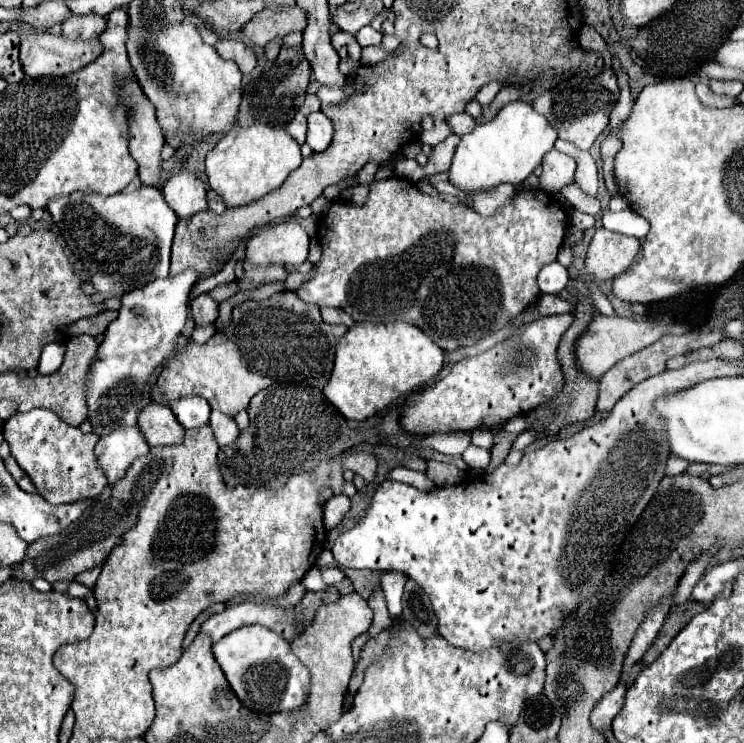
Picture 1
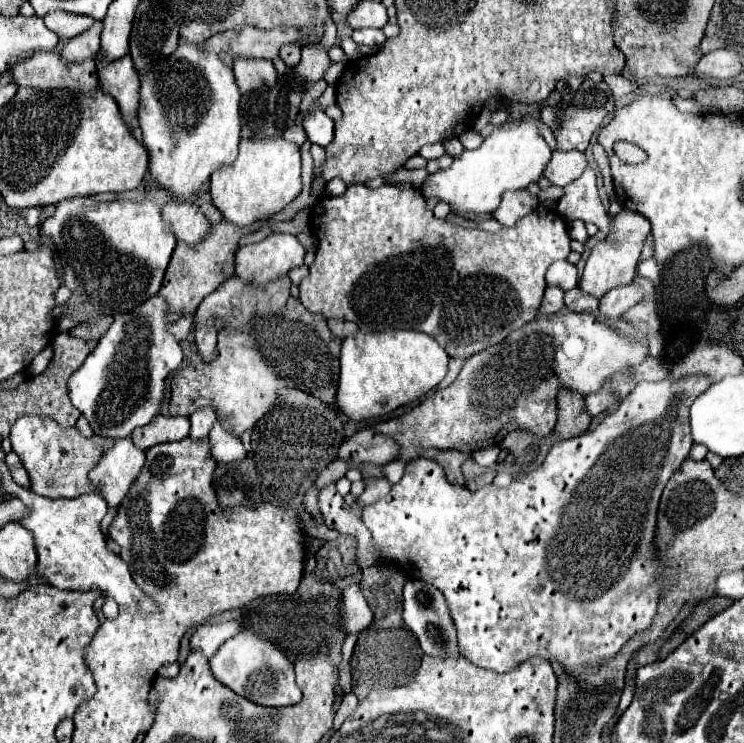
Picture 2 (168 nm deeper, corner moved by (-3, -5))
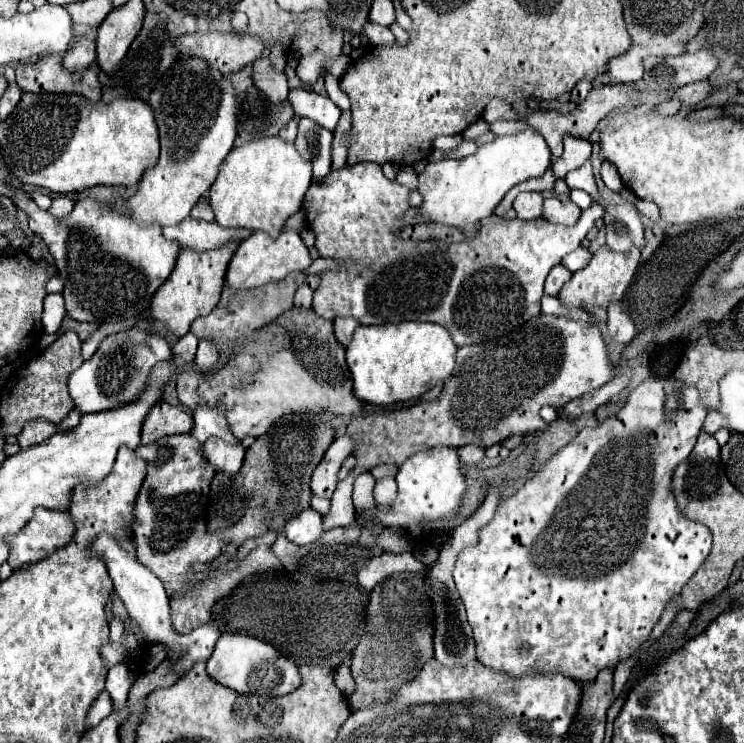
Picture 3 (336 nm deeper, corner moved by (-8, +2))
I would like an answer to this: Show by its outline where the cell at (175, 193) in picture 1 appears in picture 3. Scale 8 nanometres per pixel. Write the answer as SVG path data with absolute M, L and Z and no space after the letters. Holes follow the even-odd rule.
M186 217L176 225L164 227L164 237L174 239L182 247L196 251L216 249L232 239L246 239L248 235L252 235L251 230L220 227L218 223L198 221L194 217Z

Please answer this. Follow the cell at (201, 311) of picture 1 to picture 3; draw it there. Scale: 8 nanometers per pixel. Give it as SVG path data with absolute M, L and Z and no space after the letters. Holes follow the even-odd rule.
M202 339L198 345L198 353L194 357L194 363L200 371L210 371L218 363L218 347L212 341Z

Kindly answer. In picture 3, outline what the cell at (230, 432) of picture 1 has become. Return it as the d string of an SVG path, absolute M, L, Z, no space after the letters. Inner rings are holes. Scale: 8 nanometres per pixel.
M210 437L204 443L204 457L216 467L216 471L224 473L238 473L244 463L246 449L242 443L228 443L220 437Z

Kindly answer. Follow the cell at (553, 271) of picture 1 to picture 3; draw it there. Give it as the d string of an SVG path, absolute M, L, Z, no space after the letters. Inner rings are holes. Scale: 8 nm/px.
M578 247L576 251L568 253L568 255L562 259L562 265L564 265L568 271L572 271L572 273L574 273L574 271L578 271L578 269L586 267L590 259L592 259L592 255L588 253L588 249L584 249L584 247Z

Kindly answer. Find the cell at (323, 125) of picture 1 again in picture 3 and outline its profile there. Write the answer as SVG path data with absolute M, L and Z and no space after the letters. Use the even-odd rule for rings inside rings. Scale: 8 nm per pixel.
M294 89L288 95L296 117L308 117L322 125L328 131L336 131L338 119L340 119L340 109L328 99L318 93L310 93L304 89Z

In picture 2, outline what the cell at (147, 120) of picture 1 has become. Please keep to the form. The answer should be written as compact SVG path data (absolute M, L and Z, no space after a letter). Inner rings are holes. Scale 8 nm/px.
M97 54L95 62L101 90L117 100L125 122L131 124L131 118L137 114L139 108L139 76L133 68L131 56L107 62L101 54Z

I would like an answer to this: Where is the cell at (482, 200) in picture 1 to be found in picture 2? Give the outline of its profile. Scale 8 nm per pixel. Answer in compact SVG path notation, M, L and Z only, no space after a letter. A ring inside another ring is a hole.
M517 190L517 192L505 192L501 206L495 210L493 218L499 220L503 226L513 226L517 220L527 216L539 206L539 200L531 196L527 190Z

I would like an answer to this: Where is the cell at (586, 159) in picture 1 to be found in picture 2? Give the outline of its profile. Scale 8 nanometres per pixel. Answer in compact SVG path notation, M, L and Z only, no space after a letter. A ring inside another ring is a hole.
M587 166L577 180L563 188L563 196L559 198L557 210L563 220L571 222L579 218L583 222L593 222L605 236L609 236L613 216L603 208L595 180L595 172L591 170L591 166Z

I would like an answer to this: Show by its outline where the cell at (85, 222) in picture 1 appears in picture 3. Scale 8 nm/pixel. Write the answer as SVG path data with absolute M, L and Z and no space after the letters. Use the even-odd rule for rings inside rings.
M12 189L16 195L12 201L18 209L24 209L30 219L30 231L42 237L42 241L48 245L58 275L64 279L64 301L66 301L66 317L74 321L86 321L86 323L118 323L128 321L134 317L134 313L146 311L150 305L152 295L156 289L168 279L168 275L174 269L180 245L176 241L170 241L162 235L162 227L158 223L152 225L140 225L132 219L132 215L114 209L114 205L100 203L98 199L78 199L72 213L68 217L54 217L48 211L38 209L38 205L32 199L24 197L24 191Z

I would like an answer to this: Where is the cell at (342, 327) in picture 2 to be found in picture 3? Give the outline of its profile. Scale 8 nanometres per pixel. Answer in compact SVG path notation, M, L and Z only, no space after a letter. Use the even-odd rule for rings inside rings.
M336 317L334 319L334 333L336 333L336 339L346 347L352 339L352 333L354 329L358 327L360 323L354 319L354 317Z

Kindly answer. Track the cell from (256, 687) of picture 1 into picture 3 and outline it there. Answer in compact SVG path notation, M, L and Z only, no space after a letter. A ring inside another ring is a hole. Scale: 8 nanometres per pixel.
M222 633L212 657L208 659L208 675L214 681L246 695L286 695L302 683L298 667L292 659L284 657L268 643L240 633Z

